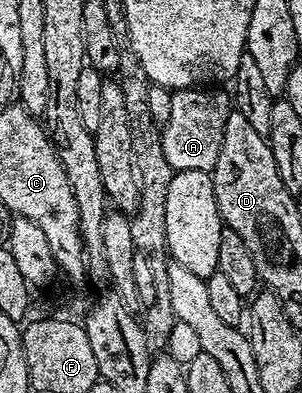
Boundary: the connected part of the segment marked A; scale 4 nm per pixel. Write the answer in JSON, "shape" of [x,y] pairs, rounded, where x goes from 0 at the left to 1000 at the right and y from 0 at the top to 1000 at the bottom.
{"shape":[[[639,221],[573,234],[560,308],[536,321],[530,351],[536,384],[550,384],[550,415],[573,435],[702,438],[722,415],[722,384],[735,384],[735,344],[748,333],[748,303],[775,282],[775,257],[728,221]]]}

